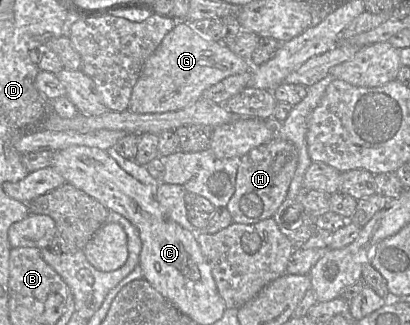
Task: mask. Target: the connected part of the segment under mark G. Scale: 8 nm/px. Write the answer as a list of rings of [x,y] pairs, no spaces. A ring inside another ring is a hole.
[[[178,20],[145,61],[132,88],[127,110],[137,114],[181,110],[200,99],[208,88],[251,67],[249,60],[237,56],[222,43],[202,36],[189,22]]]

